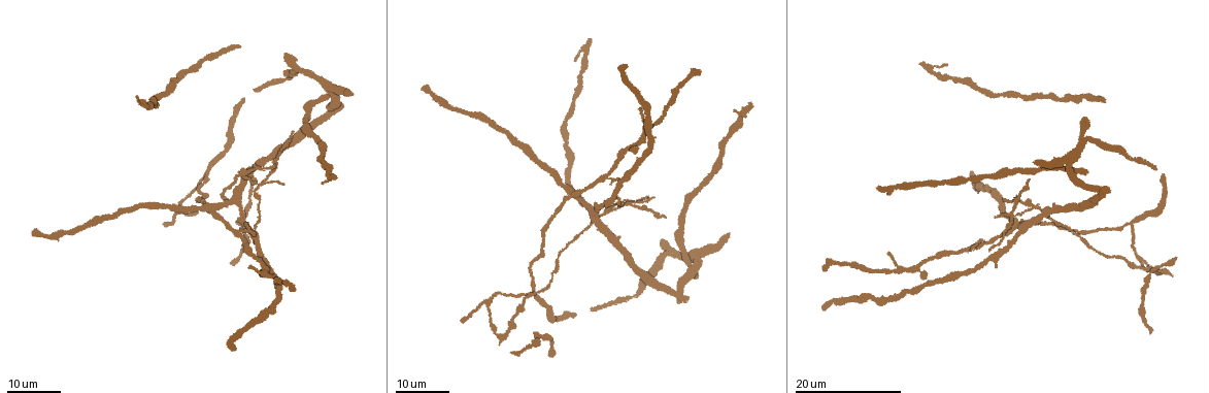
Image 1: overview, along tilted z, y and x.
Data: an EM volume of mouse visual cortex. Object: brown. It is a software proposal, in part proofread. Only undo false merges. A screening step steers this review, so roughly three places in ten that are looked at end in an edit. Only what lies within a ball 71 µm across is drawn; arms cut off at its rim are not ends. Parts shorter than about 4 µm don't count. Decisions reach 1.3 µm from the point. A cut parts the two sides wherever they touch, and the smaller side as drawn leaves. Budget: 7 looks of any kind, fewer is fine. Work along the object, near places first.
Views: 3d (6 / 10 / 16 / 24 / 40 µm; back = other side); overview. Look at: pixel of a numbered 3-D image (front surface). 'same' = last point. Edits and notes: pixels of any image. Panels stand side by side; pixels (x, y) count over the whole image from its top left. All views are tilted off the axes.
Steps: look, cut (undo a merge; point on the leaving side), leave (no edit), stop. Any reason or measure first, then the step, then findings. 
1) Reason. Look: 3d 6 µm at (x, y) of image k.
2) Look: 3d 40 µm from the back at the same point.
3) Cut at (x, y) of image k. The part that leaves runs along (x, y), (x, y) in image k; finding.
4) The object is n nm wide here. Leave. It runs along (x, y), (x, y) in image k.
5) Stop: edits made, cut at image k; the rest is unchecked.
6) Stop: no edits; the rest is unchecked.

Four or more arms meet. Look: 3d 24 µm at (1032, 205) of image 1.

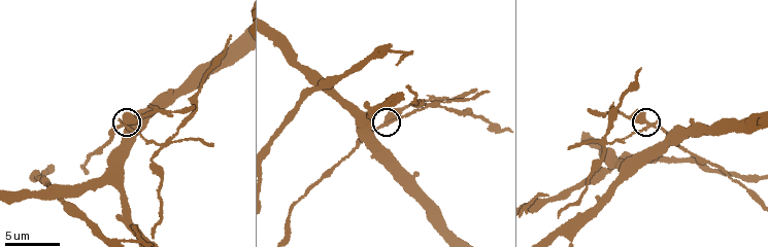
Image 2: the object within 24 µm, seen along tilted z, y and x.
Look: 3d 10 µm at (647, 125) of image 2.

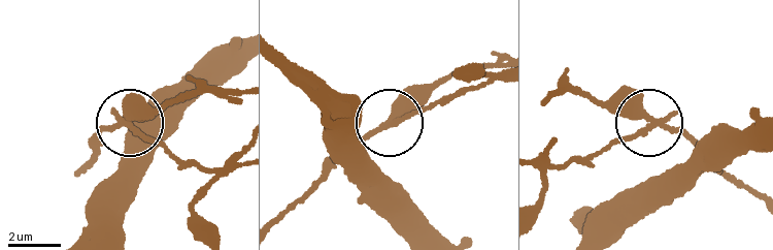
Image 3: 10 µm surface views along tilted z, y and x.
Look: 3d 6 µm at (647, 119) of image 3.

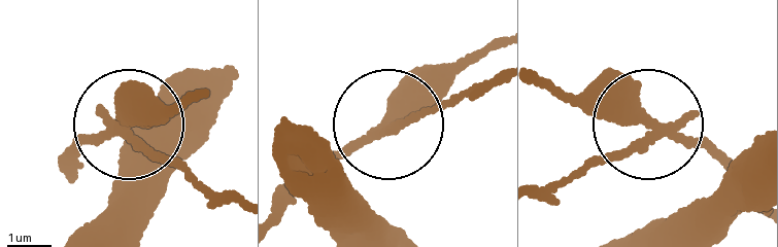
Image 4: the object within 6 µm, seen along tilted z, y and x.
4 arms meet here. Cut at (161, 162) of image 4. The part that leaves runs along (131, 133), (236, 201) in image 4; two neurons meet here.

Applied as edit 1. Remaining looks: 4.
Redraw. Look: overview.

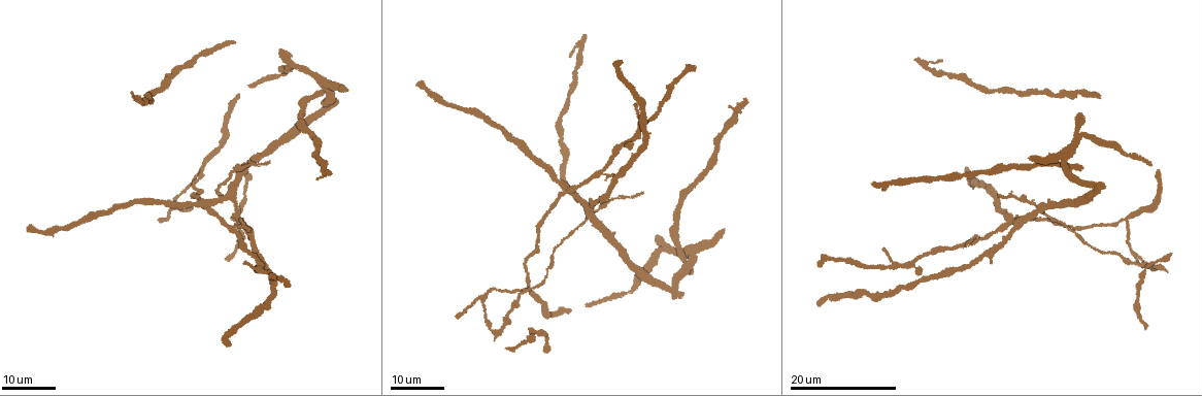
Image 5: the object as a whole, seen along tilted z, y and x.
Look: 3d 16 µm at (506, 322) of image 5.

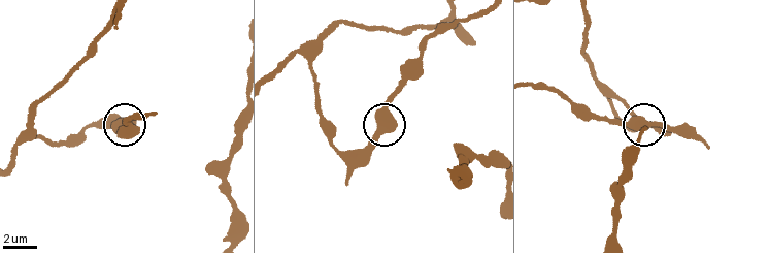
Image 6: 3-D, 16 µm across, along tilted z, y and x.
Zoom in. Look: 3d 10 µm at (392, 126) of image 6.

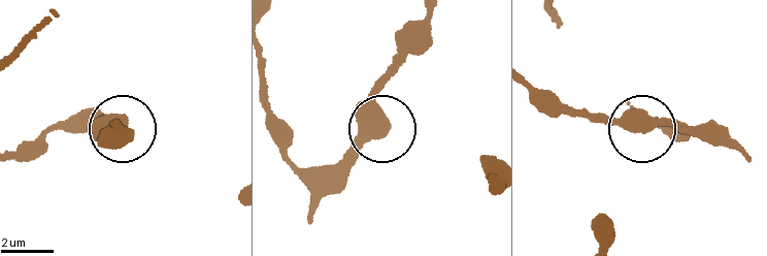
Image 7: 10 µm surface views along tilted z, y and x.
The side arm is 18 µm long. Leave. All the same neuron.

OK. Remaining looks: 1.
Stop: edits made, cut at image 4; the rest is unchecked.

